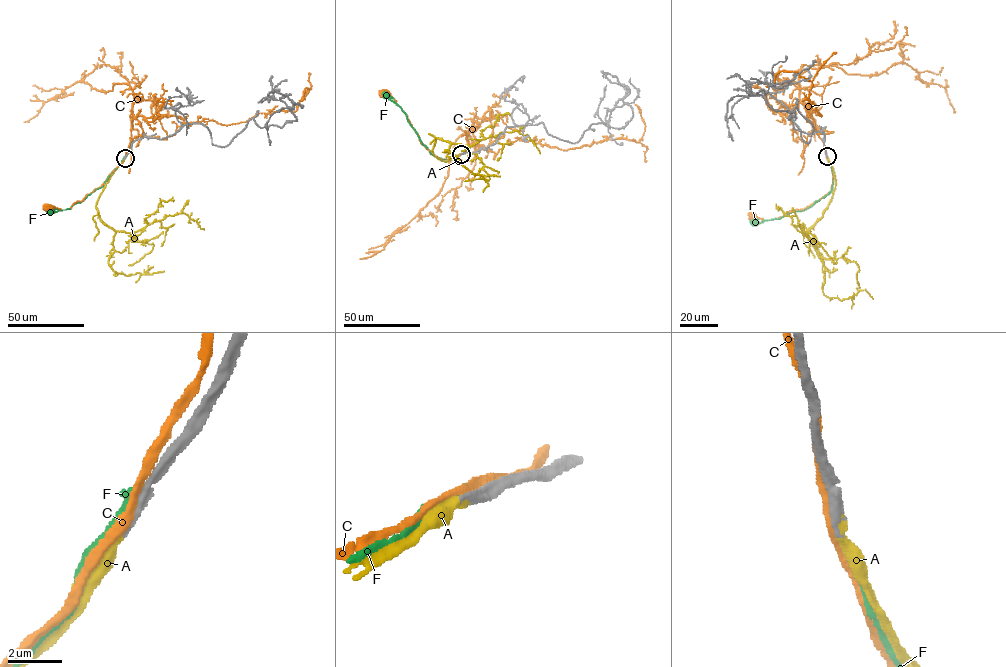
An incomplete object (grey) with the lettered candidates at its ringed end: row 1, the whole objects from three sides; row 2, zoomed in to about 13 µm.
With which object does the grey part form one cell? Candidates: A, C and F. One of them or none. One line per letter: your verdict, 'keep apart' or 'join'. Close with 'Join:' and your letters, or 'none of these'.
A: join
C: keep apart
F: keep apart
Join: A

